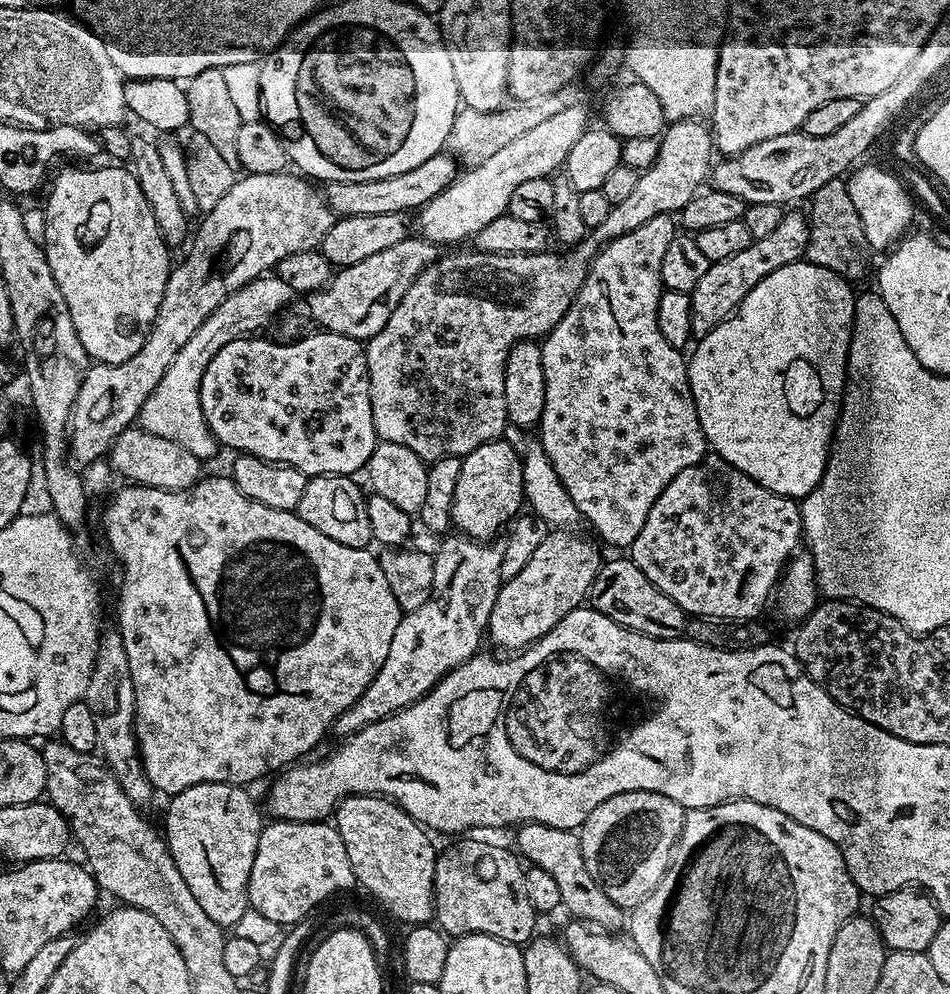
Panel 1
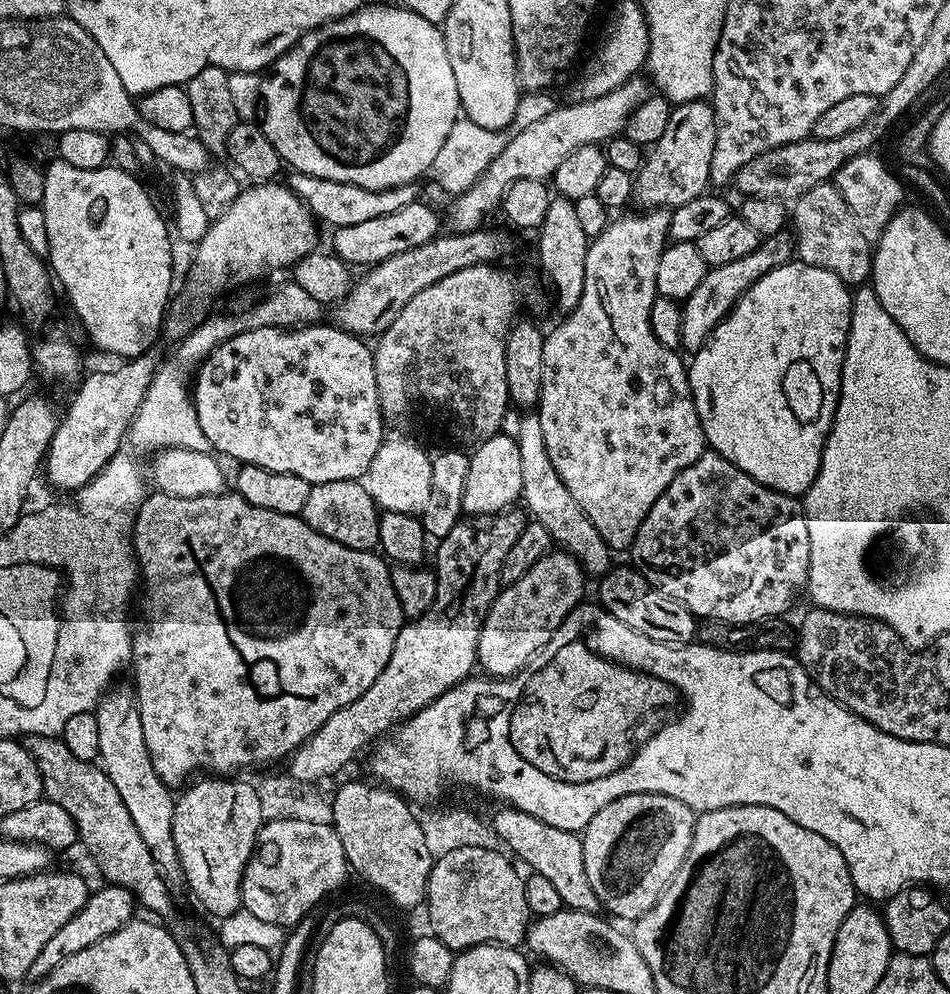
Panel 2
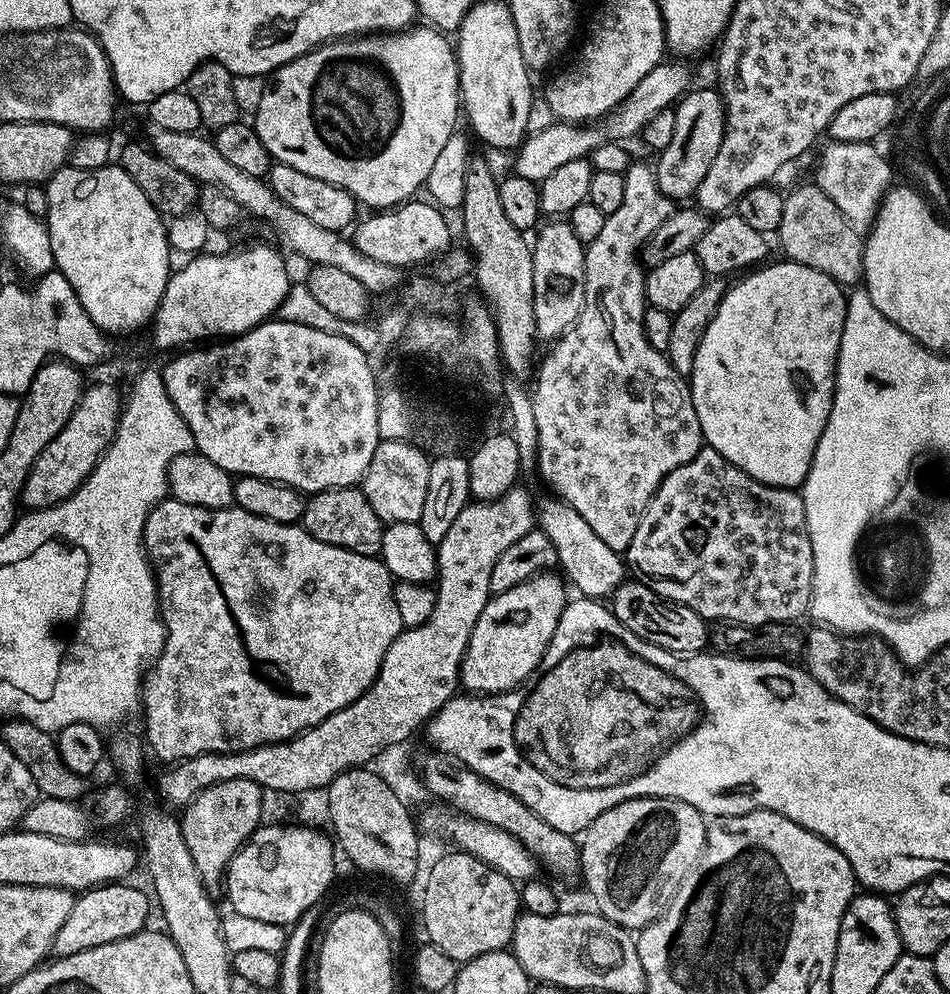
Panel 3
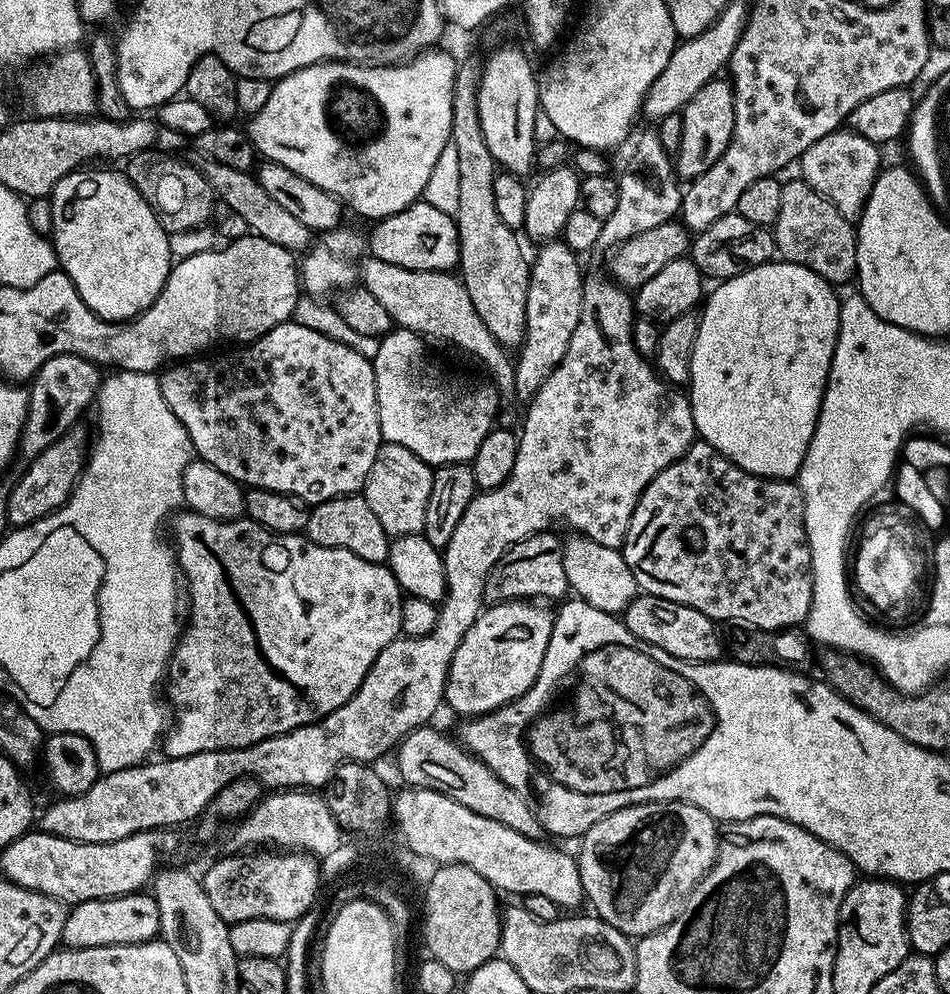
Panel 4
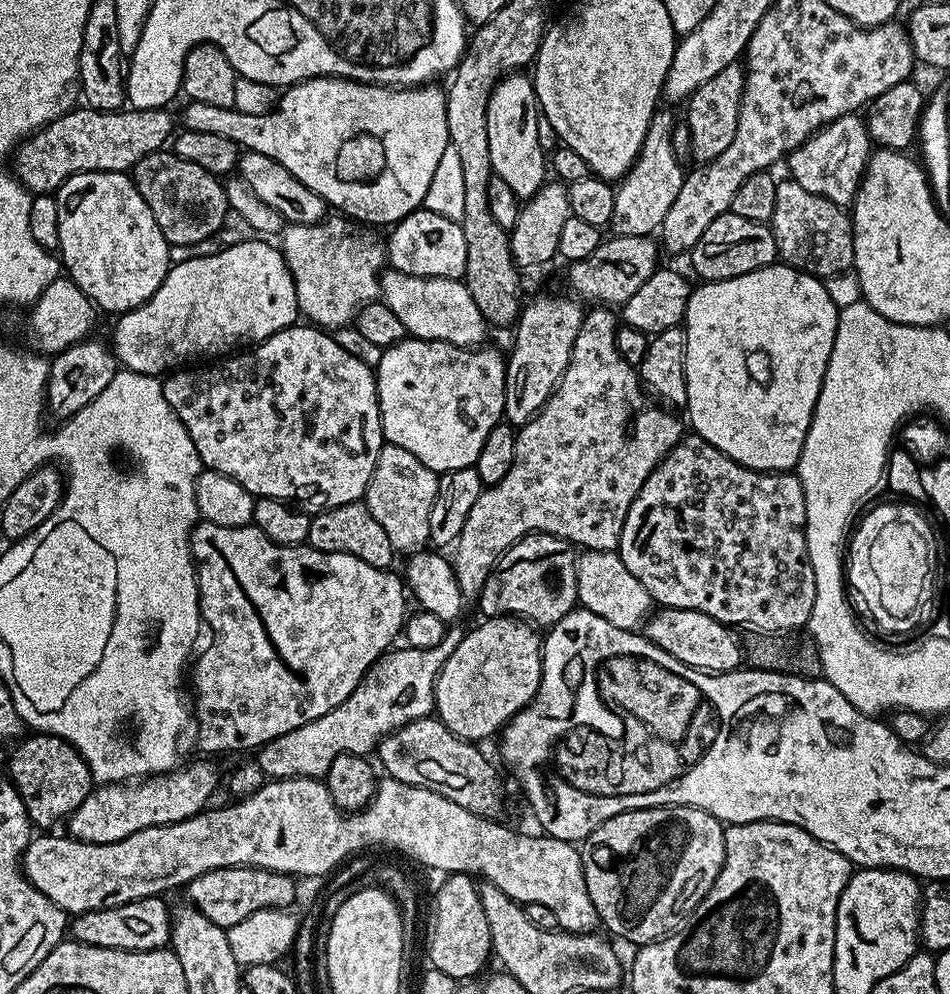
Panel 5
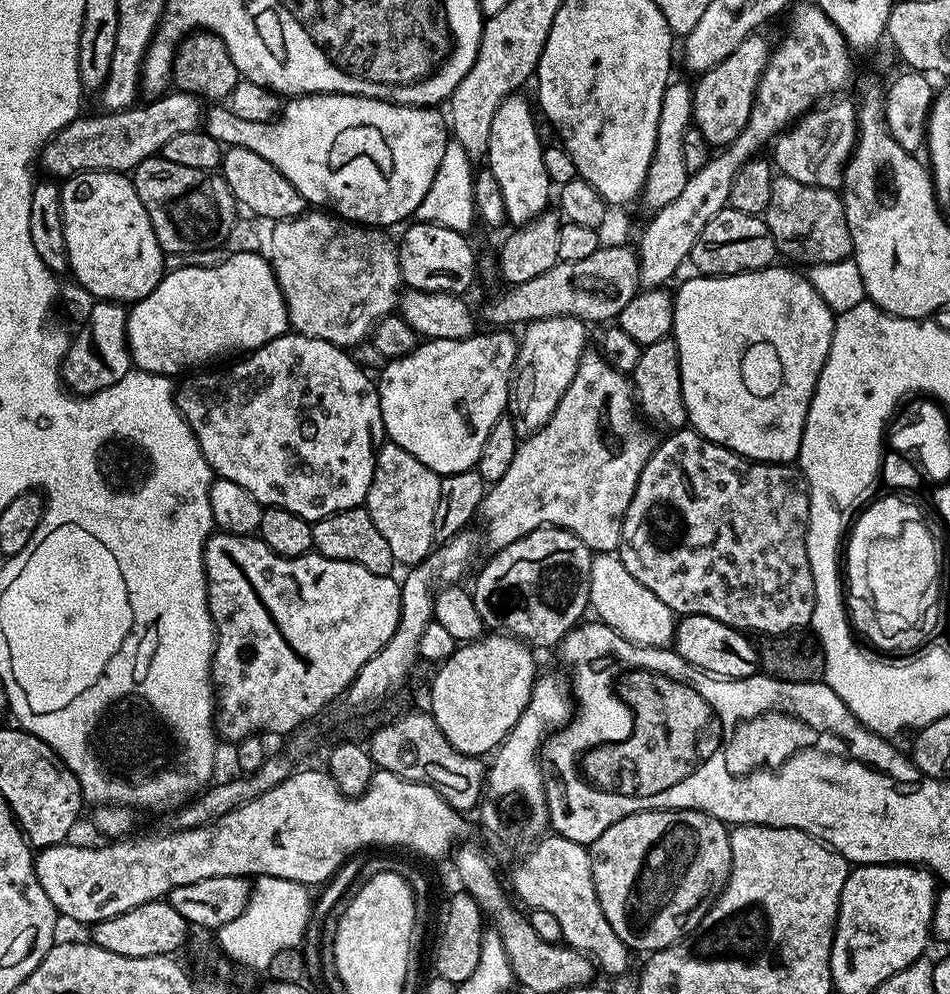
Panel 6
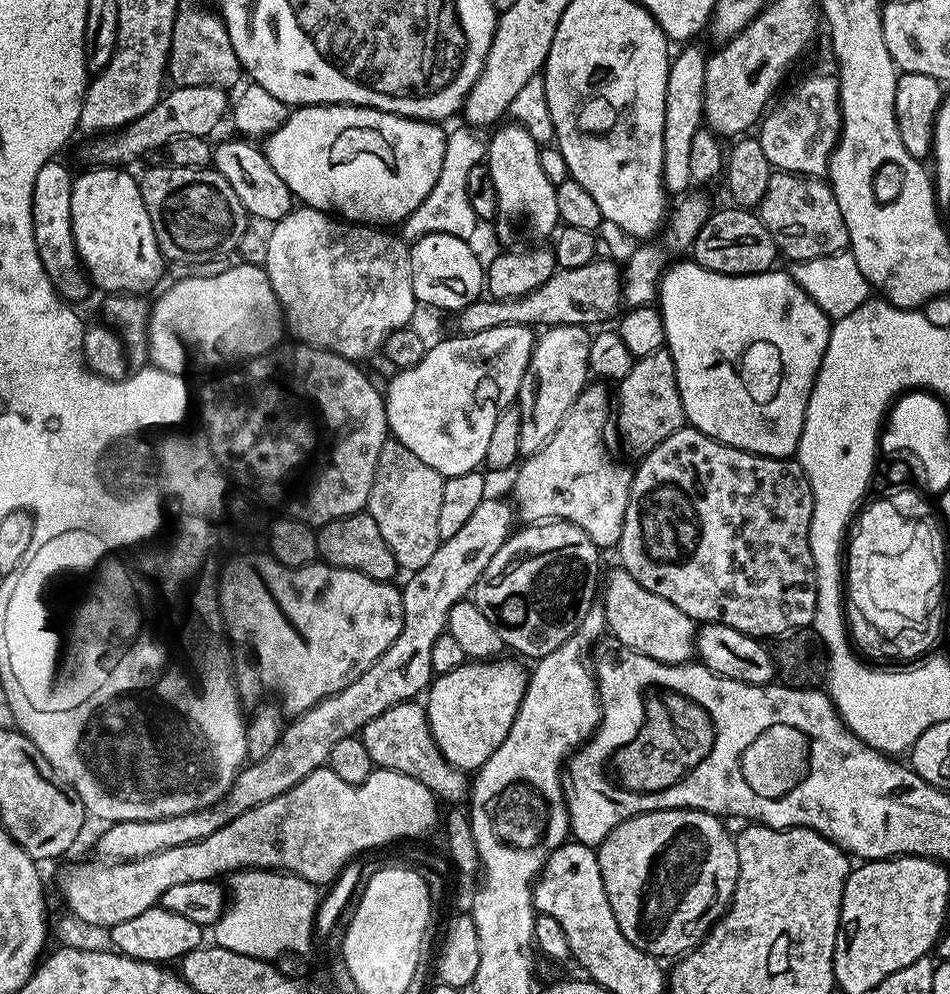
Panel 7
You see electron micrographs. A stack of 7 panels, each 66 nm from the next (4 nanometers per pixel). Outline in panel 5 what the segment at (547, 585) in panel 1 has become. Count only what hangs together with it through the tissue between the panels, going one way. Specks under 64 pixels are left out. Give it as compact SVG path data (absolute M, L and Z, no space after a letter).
M494 616L481 619L481 624L473 632L464 632L462 642L446 658L436 679L435 715L458 738L481 742L487 736L495 737L504 725L529 704L540 685L540 665L542 663L542 636L527 620L515 616Z

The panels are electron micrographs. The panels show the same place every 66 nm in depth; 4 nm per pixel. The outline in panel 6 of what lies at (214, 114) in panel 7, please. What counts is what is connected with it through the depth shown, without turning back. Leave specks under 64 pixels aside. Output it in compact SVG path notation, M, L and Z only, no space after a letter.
M175 90L144 103L148 104L124 108L121 112L104 110L101 116L77 116L70 126L52 135L38 157L39 163L44 163L52 178L67 178L83 172L128 174L146 158L163 153L170 138L186 134L186 130L200 128L206 115L205 105L199 96Z

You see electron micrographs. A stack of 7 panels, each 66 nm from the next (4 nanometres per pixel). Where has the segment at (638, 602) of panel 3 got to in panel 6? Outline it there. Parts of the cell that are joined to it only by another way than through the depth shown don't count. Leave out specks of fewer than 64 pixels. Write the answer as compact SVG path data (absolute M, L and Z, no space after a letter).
M694 614L693 616L680 616L676 622L674 637L674 651L688 664L693 664L700 671L710 676L718 676L730 680L741 680L747 676L757 675L760 668L760 654L755 643L751 644L749 637L738 628L731 628L709 616Z

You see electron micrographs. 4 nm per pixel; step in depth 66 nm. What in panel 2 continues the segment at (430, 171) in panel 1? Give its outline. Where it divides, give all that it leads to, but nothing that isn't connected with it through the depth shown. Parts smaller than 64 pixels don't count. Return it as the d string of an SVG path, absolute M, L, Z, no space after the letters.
M293 171L291 175L292 177L286 180L287 187L291 188L292 193L312 211L313 217L321 225L329 224L329 229L332 230L342 226L355 226L358 222L368 221L369 218L382 218L382 214L394 214L394 210L402 210L402 206L410 206L418 200L415 183L375 192L366 186L334 182L330 178L318 178L305 172Z

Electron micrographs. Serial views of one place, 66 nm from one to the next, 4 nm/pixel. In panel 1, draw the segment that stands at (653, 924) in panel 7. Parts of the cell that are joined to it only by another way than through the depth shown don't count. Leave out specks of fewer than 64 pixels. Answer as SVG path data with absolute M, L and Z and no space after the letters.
M627 792L614 794L614 798L606 798L602 806L594 806L586 818L586 822L578 829L582 858L586 858L586 870L594 877L594 882L621 910L631 910L652 893L654 886L662 880L666 872L668 860L672 857L672 848L682 834L682 822L686 809L674 798L666 798L666 794L653 792Z

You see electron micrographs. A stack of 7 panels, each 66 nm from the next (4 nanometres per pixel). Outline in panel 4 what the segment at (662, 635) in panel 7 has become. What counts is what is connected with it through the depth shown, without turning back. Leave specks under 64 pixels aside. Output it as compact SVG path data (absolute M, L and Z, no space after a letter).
M572 534L569 537L569 540L563 541L562 554L562 566L566 566L569 589L579 599L598 610L613 614L623 613L629 602L638 594L636 579L630 566L626 566L623 551L607 548L579 534Z

